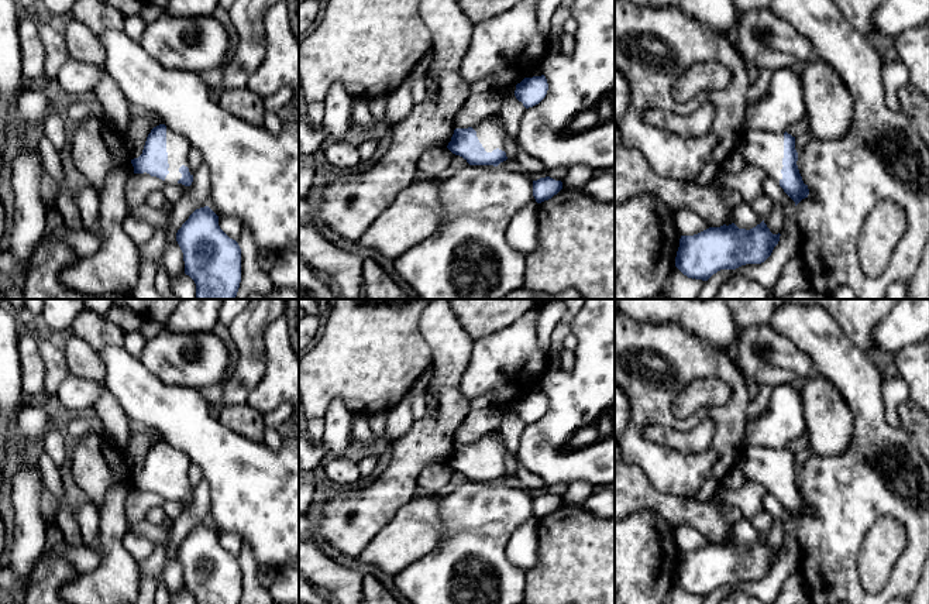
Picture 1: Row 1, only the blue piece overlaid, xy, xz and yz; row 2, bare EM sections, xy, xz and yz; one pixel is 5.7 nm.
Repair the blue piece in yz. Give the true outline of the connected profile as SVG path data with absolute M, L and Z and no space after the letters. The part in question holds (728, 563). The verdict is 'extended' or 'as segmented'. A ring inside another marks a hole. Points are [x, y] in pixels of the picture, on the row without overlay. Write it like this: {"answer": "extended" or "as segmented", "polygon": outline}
{"answer": "as segmented", "polygon": "M764 536L750 546L734 539L709 543L694 552L681 552L675 583L688 594L708 597L720 586L764 579L780 552L773 550Z"}

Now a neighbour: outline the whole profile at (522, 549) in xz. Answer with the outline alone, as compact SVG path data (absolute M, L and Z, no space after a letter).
M539 519L522 524L512 533L506 546L507 559L523 572L537 563L537 525Z

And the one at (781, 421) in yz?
M782 384L771 389L763 412L746 422L744 446L785 449L806 433L801 387Z

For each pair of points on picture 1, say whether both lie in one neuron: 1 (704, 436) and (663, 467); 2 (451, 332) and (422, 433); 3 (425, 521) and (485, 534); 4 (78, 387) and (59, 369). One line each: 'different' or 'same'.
1: different
2: same
3: different
4: different

